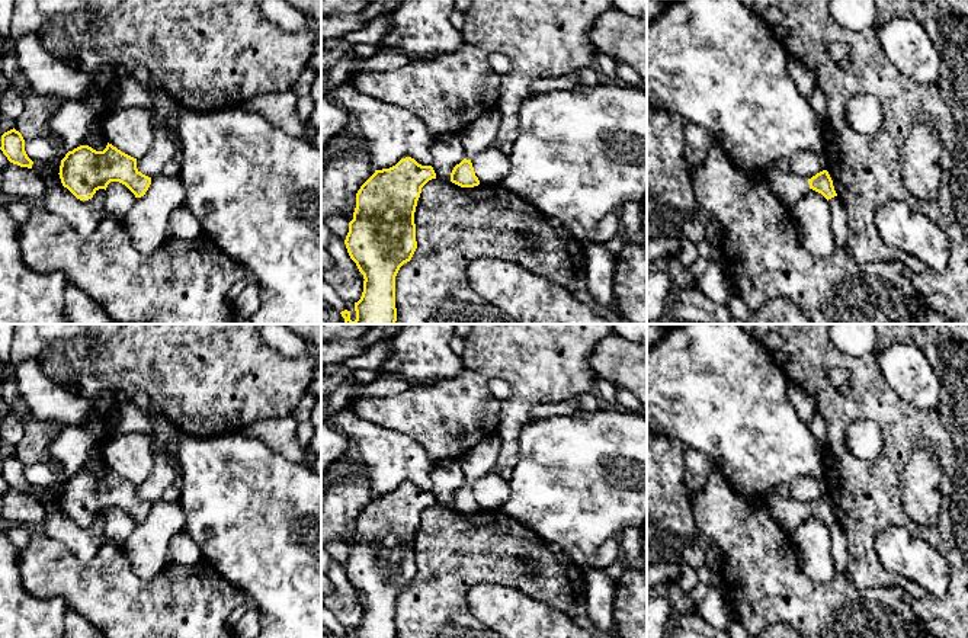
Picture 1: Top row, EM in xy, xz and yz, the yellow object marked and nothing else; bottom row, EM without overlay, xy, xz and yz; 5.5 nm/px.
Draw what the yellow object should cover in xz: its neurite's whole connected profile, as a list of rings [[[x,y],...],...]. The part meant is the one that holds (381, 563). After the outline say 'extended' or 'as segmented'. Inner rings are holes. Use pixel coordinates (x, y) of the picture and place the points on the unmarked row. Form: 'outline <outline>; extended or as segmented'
outline [[[406,482],[390,494],[375,496],[358,516],[344,565],[365,605],[356,638],[397,638],[395,602],[417,574],[414,538],[422,513],[432,504],[432,491]]]; as segmented

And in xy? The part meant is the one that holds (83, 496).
outline [[[108,468],[103,477],[80,471],[61,485],[60,504],[77,525],[89,526],[110,507],[125,510],[135,523],[145,520],[151,503],[137,494],[137,484],[122,478]]]; as segmented

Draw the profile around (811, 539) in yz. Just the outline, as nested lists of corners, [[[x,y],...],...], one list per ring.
[[[808,514],[792,536],[802,571],[814,581],[827,583],[836,570],[830,555],[827,525]]]

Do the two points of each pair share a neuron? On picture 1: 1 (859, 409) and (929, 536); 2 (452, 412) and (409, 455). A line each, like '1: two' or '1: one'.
1: one
2: two

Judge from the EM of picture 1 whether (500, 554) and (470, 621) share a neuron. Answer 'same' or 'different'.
same

